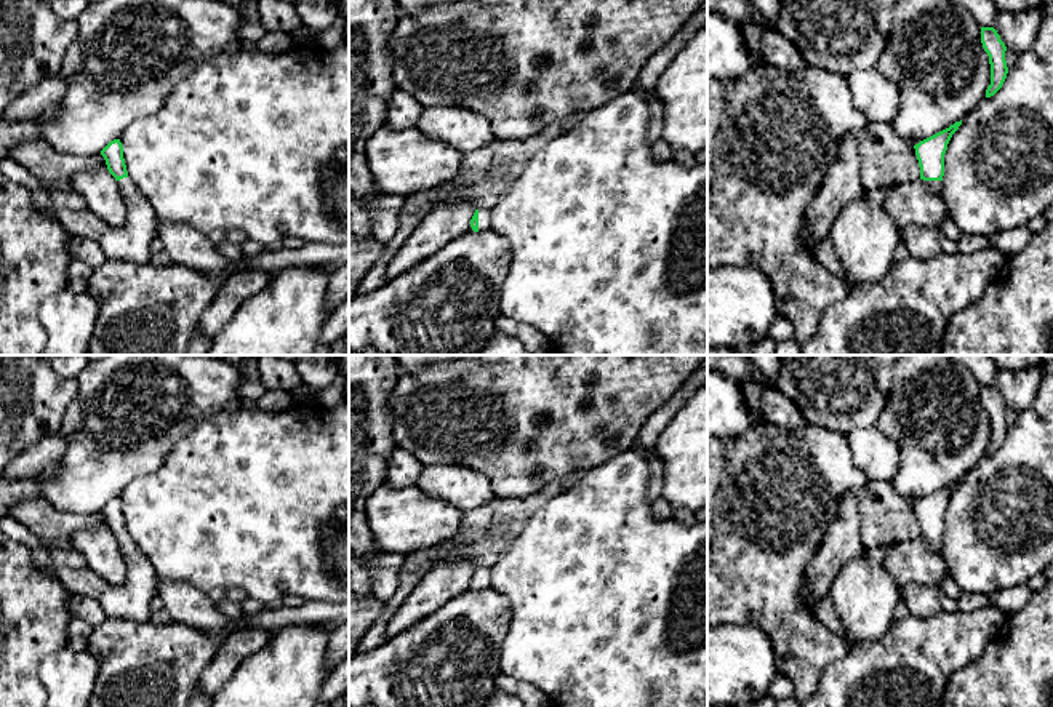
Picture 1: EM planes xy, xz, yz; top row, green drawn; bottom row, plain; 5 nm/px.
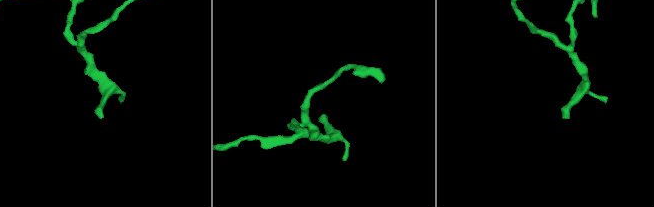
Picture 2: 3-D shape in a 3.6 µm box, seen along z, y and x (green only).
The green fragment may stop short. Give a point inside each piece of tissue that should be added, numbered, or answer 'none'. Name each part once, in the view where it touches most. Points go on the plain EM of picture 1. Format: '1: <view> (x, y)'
1: xz (484, 573)

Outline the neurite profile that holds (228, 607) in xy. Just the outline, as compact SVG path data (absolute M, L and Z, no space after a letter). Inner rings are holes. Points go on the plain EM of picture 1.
M224 597L222 600L219 600L216 606L227 617L238 617L243 614L242 603L237 603L230 600L229 597Z

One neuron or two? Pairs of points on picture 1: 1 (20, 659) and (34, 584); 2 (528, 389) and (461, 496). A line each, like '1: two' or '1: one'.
1: one
2: two

